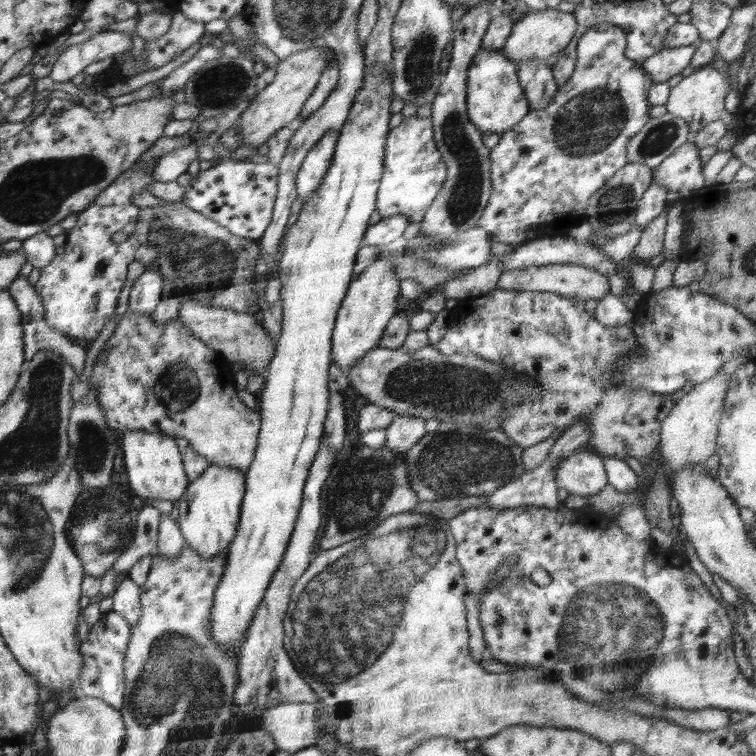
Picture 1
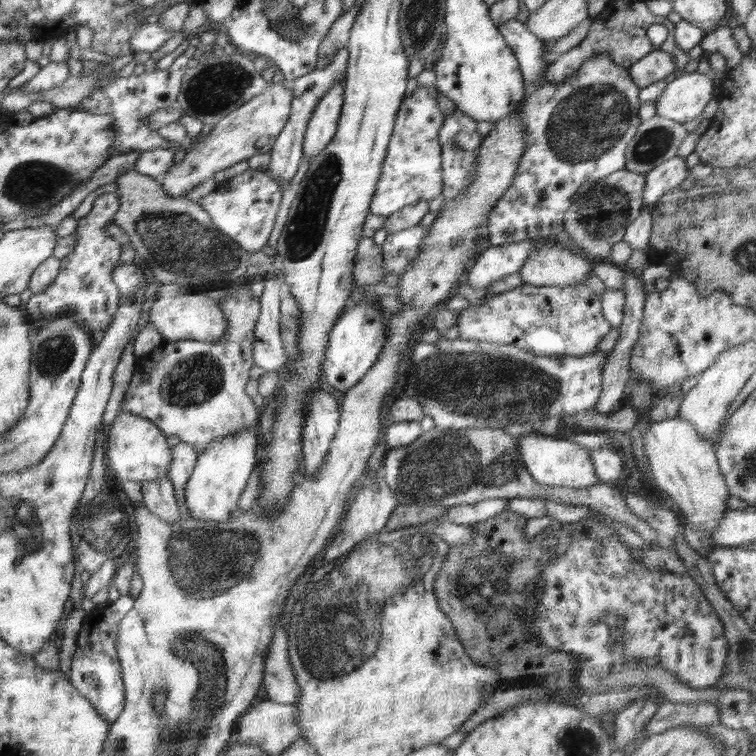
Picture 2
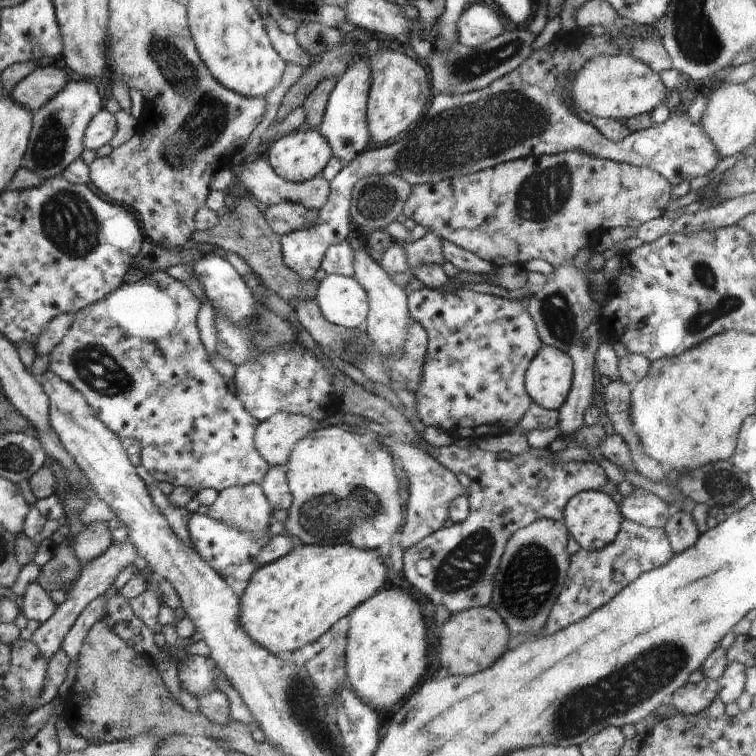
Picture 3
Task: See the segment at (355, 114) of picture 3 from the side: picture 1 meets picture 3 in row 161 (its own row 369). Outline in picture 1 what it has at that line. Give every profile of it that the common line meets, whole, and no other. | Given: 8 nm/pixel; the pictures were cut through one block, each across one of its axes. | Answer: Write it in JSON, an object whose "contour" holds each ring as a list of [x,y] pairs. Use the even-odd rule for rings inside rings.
{"contour":[[[383,247],[380,258],[367,266],[362,274],[350,283],[348,292],[336,316],[332,333],[331,358],[342,368],[350,370],[358,364],[372,348],[378,347],[384,329],[389,320],[396,314],[396,298],[400,294],[400,278],[392,263],[396,261],[396,253]]]}

